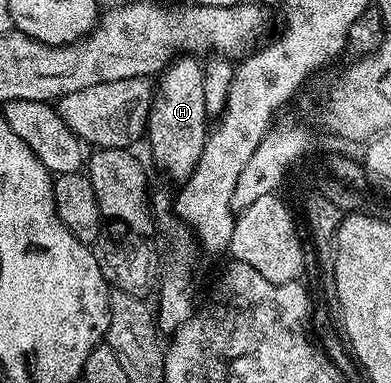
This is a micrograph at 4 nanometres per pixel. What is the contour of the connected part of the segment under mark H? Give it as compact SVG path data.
M177 56L172 64L159 74L158 96L155 98L152 112L148 115L146 142L148 141L149 147L152 148L152 157L176 180L176 183L183 183L188 180L198 163L198 159L202 159L202 147L210 132L210 118L206 115L206 94L202 91L203 78L204 66L195 56Z

